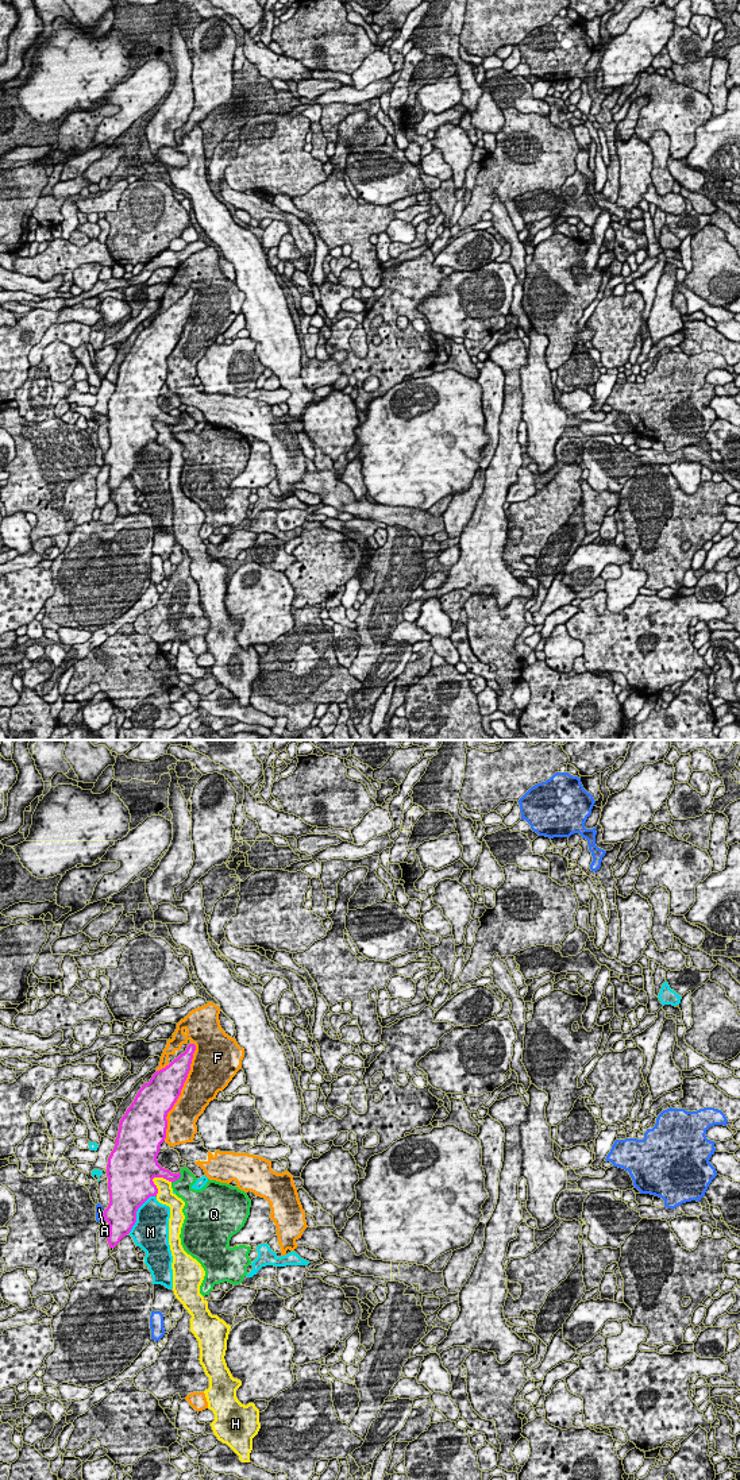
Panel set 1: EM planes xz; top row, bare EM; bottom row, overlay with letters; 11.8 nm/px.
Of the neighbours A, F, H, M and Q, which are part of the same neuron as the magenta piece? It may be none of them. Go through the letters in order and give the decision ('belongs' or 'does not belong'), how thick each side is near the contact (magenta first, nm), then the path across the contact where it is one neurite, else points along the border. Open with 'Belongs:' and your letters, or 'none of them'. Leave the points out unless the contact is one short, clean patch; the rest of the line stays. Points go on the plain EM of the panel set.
Belongs: none of them
A: does not belong; calibres 380 and 100 nm
F: does not belong; calibres 400 and 400 nm
H: does not belong; calibres 500 and 190 nm
M: does not belong; calibres 460 and 400 nm
Q: does not belong; calibres 140 and 220 nm; border xz (180, 416), (180, 420), (172, 427)

